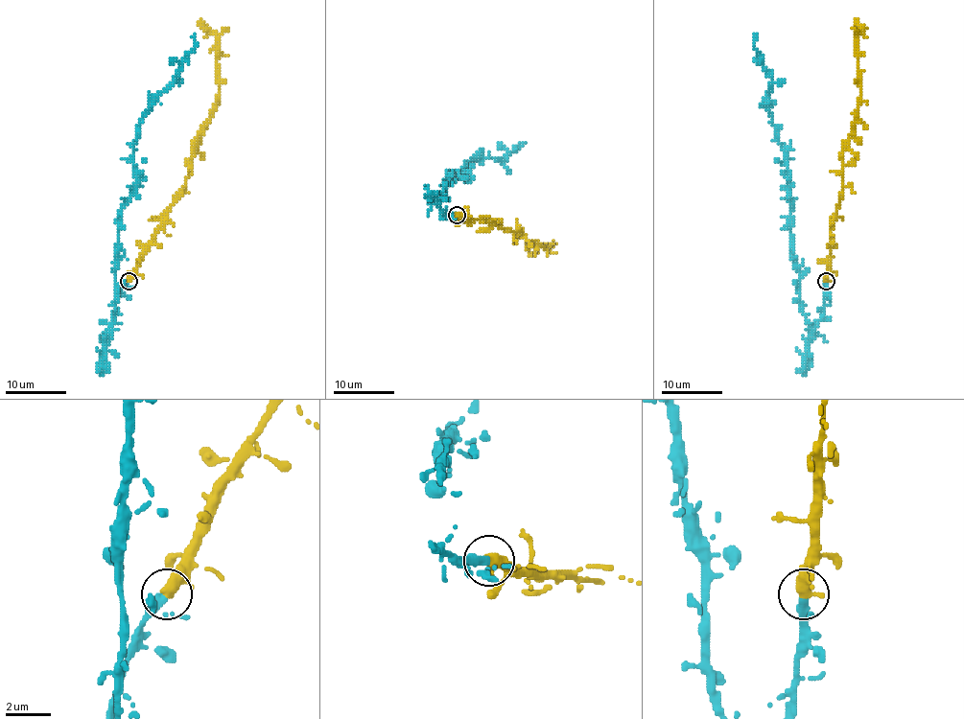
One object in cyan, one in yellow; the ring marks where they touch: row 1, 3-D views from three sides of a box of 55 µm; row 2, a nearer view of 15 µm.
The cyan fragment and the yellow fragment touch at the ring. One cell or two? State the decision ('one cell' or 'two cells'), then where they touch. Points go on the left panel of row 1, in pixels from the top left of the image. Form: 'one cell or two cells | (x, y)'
one cell | (129, 281)

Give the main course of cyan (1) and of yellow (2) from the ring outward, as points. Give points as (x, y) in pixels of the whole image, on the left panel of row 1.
1: (129, 282), (111, 326), (121, 207), (135, 181), (132, 148), (145, 110), (174, 81), (197, 44), (194, 33)
2: (129, 282), (162, 215), (183, 187), (192, 143), (217, 100), (217, 37), (199, 19)

